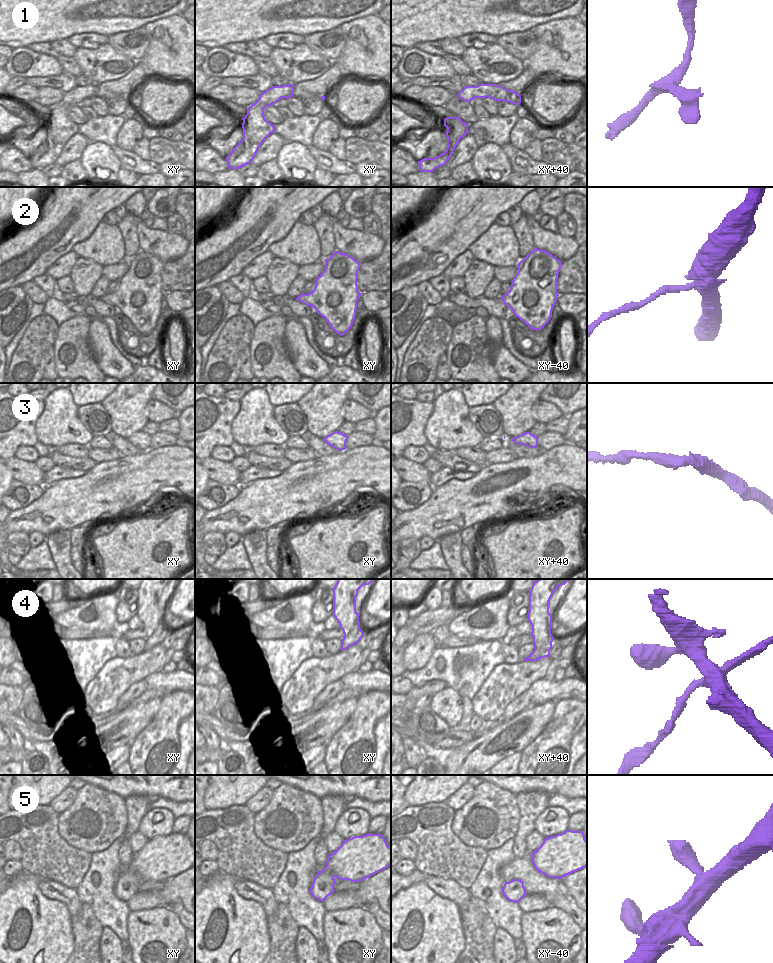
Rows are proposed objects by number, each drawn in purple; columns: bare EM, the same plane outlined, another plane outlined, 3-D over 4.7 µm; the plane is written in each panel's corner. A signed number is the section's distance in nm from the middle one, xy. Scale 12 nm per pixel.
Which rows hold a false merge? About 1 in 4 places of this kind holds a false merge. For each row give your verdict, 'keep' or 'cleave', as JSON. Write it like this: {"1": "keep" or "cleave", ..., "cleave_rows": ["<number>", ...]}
{"1": "keep", "2": "keep", "3": "cleave", "4": "cleave", "5": "keep", "cleave_rows": ["3", "4"]}

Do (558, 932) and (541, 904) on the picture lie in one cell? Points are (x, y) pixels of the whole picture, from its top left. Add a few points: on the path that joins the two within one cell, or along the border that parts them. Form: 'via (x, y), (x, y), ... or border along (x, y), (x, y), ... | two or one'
border along (551, 905), (544, 909), (525, 911), (523, 913) | two

